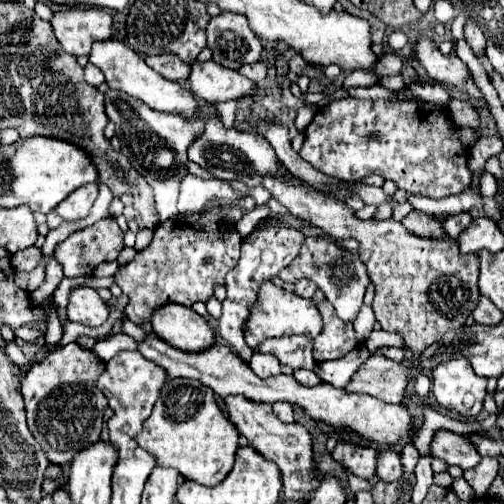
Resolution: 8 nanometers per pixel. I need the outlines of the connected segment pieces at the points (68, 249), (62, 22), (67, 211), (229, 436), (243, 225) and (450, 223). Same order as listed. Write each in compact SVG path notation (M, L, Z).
M106 217L106 219L102 219L102 221L98 221L98 223L90 225L90 227L86 227L80 233L72 233L68 239L64 239L62 243L58 243L56 251L54 251L54 259L62 265L64 277L92 275L94 269L102 261L110 261L110 259L118 257L118 253L124 249L122 237L124 237L124 233L120 231L116 219L114 217Z
M98 7L58 11L50 23L64 51L76 57L88 55L94 41L112 37L112 17Z
M98 183L82 185L74 193L70 193L70 197L64 199L54 211L60 217L64 217L64 221L78 221L78 219L84 219L88 215L96 197L98 197Z
M180 379L178 383L170 381L164 385L152 415L144 421L142 431L136 435L136 443L156 457L156 465L172 467L184 479L206 487L218 485L230 473L238 449L238 439L238 429L214 403L212 389L186 379Z
M262 205L262 207L256 207L256 209L252 209L250 213L246 213L236 225L234 225L234 229L242 235L242 237L248 237L252 231L254 231L254 227L264 219L264 217L268 217L270 215L270 209L268 209L268 205Z
M469 212L458 213L458 215L452 215L444 225L442 229L448 233L448 237L452 239L458 239L458 235L472 223L472 217Z

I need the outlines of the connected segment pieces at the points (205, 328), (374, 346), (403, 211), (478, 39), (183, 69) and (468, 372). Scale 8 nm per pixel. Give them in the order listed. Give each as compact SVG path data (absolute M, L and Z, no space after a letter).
M164 305L154 311L150 323L162 341L180 351L200 353L214 345L212 327L190 307Z
M384 331L370 333L368 341L364 341L364 347L372 355L378 353L378 349L382 349L382 347L400 347L400 345L402 345L402 337L398 333L384 333Z
M389 196L389 200L392 202L392 218L395 221L401 222L406 215L412 210L412 207L409 203L398 203L395 202L391 196Z
M466 19L464 39L466 39L466 43L472 47L472 51L474 51L476 55L482 55L482 53L484 53L486 41L484 41L484 35L482 35L482 31L480 31L480 25L476 25L476 21Z
M172 53L148 57L146 63L168 81L186 81L190 73L190 65L180 61L180 57L172 57Z
M464 357L450 359L434 369L432 393L440 407L474 417L484 405L486 379L478 377Z

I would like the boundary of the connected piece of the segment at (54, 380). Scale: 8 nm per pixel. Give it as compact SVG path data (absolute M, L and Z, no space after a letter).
M76 343L50 353L42 363L36 363L22 379L22 397L28 413L28 427L34 439L44 449L50 463L70 465L74 455L100 441L102 413L108 405L98 391L96 381L106 369L106 363Z

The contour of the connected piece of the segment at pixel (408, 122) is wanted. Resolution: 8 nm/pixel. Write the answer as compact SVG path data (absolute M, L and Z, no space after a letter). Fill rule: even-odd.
M338 99L320 107L312 119L312 123L304 131L306 139L300 151L300 157L314 165L328 177L340 181L360 181L362 177L376 173L384 179L396 183L398 189L408 193L420 193L430 199L444 199L448 195L462 193L472 183L472 171L468 169L470 151L460 143L458 127L450 119L448 107L438 107L420 99Z

